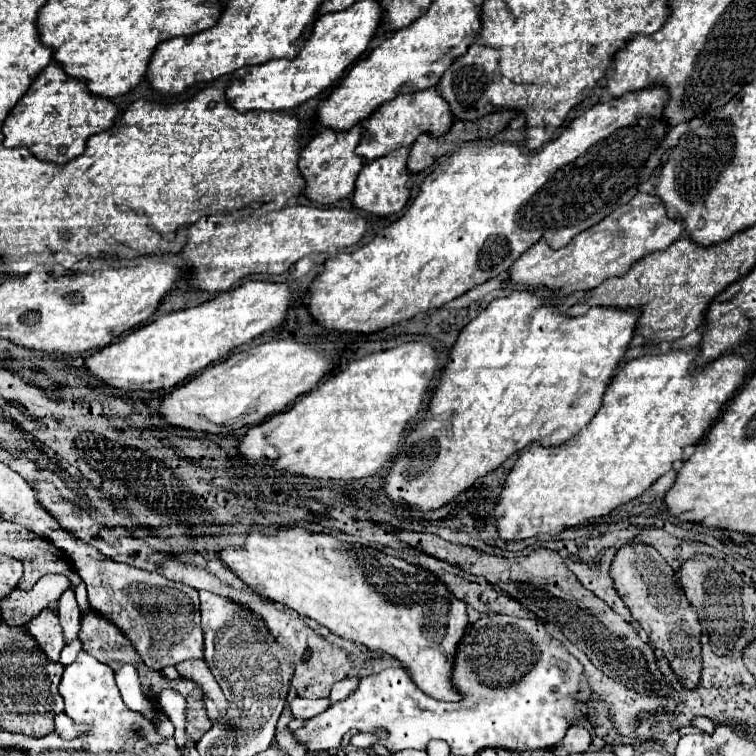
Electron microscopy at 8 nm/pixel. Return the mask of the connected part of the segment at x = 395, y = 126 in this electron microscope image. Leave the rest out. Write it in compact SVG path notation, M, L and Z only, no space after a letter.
M437 87L397 95L393 101L387 101L379 109L375 109L373 115L367 119L367 139L359 143L359 155L363 155L367 161L373 161L377 157L391 153L397 147L411 145L425 131L431 131L433 135L443 135L451 129L451 125L453 125L451 107L441 97Z

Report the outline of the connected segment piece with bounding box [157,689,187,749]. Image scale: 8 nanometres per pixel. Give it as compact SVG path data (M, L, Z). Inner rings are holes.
M163 689L157 697L159 709L167 713L167 717L171 719L171 723L175 725L175 741L177 745L183 749L185 747L185 699L179 695L179 691L171 691L171 689Z

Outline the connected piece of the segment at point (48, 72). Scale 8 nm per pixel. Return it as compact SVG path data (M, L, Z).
M53 61L31 83L29 91L23 95L23 99L19 99L11 115L7 115L5 125L1 127L3 145L25 145L35 157L63 165L85 151L85 141L89 135L111 129L115 117L117 107L111 99L93 95L83 81L67 75L63 67Z

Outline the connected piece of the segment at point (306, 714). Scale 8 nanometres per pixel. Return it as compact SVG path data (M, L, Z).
M303 697L291 699L291 713L293 717L301 717L301 719L311 719L323 713L327 707L329 707L327 699L303 699Z

